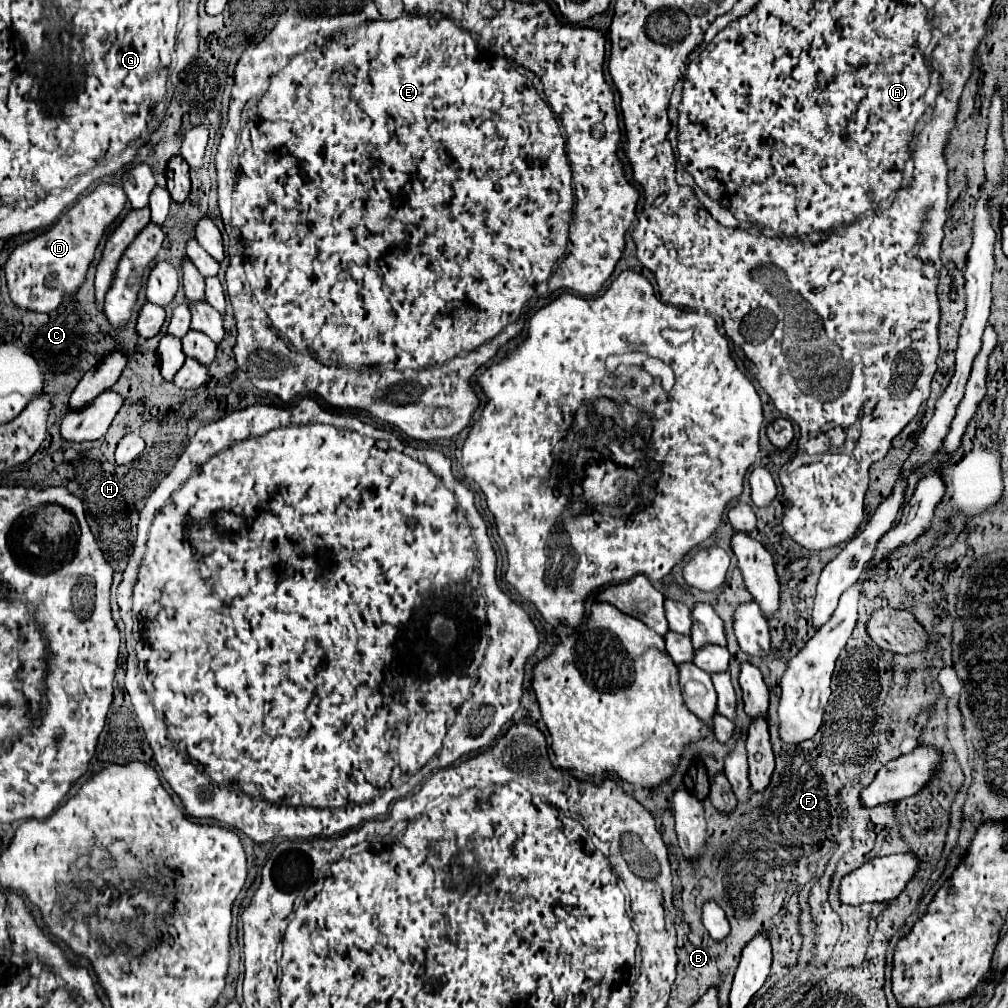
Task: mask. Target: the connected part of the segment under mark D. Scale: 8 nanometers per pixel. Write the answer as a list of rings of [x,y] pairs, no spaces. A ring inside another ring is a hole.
[[[100,184],[96,190],[76,200],[72,208],[46,232],[18,244],[4,266],[10,298],[26,310],[56,310],[66,294],[74,294],[78,286],[82,286],[96,246],[104,236],[104,230],[122,212],[124,202],[124,190],[120,186]]]

